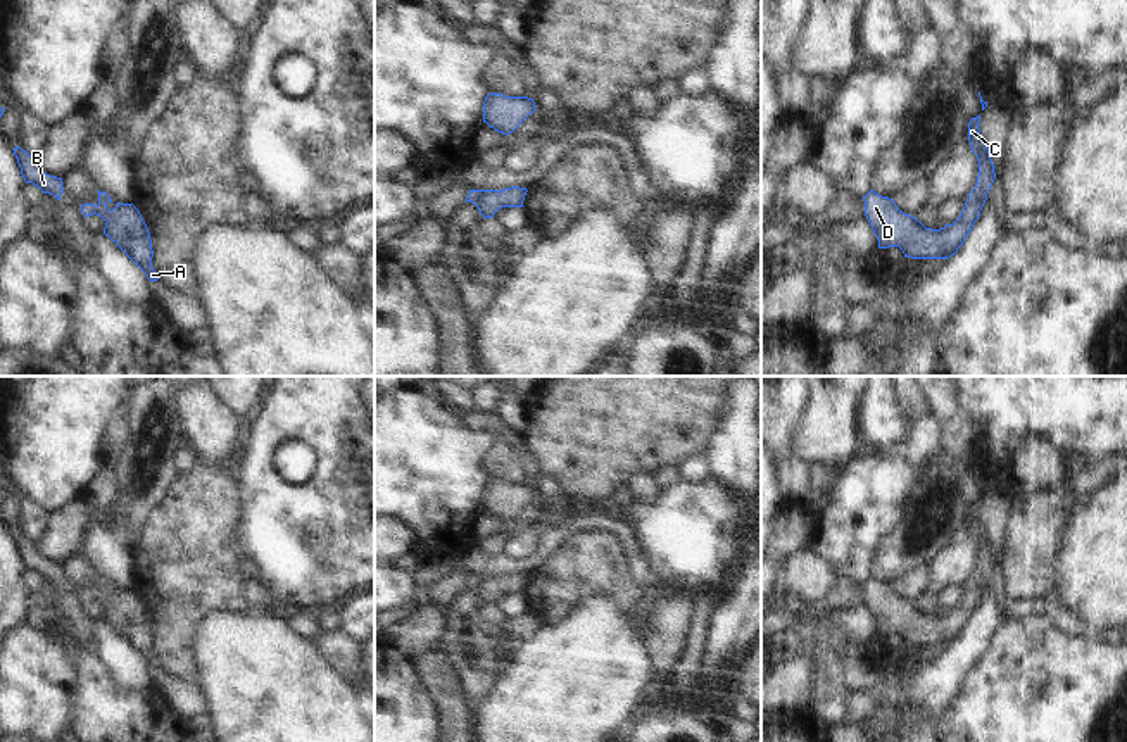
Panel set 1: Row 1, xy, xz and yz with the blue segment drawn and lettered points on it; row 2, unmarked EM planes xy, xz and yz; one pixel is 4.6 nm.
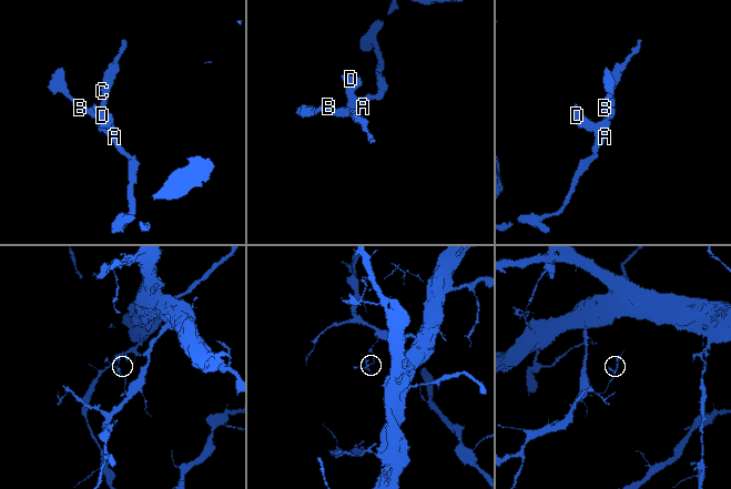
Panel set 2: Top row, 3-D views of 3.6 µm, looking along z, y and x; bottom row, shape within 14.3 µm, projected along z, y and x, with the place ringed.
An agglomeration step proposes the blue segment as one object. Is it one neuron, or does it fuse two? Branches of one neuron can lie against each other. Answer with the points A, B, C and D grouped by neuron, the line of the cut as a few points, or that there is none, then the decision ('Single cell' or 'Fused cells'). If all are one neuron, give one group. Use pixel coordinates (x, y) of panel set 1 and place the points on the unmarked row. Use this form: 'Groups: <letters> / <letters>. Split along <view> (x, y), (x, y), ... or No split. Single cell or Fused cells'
Groups: A B C D. No split. Single cell.

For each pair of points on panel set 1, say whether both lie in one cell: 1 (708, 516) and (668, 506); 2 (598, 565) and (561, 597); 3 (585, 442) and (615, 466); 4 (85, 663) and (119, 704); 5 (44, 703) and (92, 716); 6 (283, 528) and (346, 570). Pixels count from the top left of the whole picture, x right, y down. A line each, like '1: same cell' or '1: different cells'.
1: same cell
2: same cell
3: same cell
4: same cell
5: different cells
6: same cell

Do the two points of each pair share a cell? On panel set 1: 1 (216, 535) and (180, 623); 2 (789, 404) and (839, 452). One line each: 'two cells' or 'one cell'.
1: one cell
2: two cells

